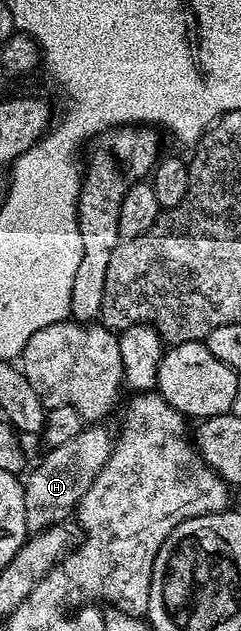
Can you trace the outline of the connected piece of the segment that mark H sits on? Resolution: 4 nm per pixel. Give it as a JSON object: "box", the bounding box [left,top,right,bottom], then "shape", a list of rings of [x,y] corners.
{"box":[23,424,113,535],"shape":[[[88,424],[82,432],[78,432],[78,436],[66,440],[66,444],[58,444],[43,451],[44,459],[32,471],[29,469],[28,478],[23,479],[29,535],[41,534],[49,526],[67,523],[75,515],[76,505],[90,484],[94,484],[98,472],[112,455],[113,445],[113,431],[111,434],[104,424]]]}

